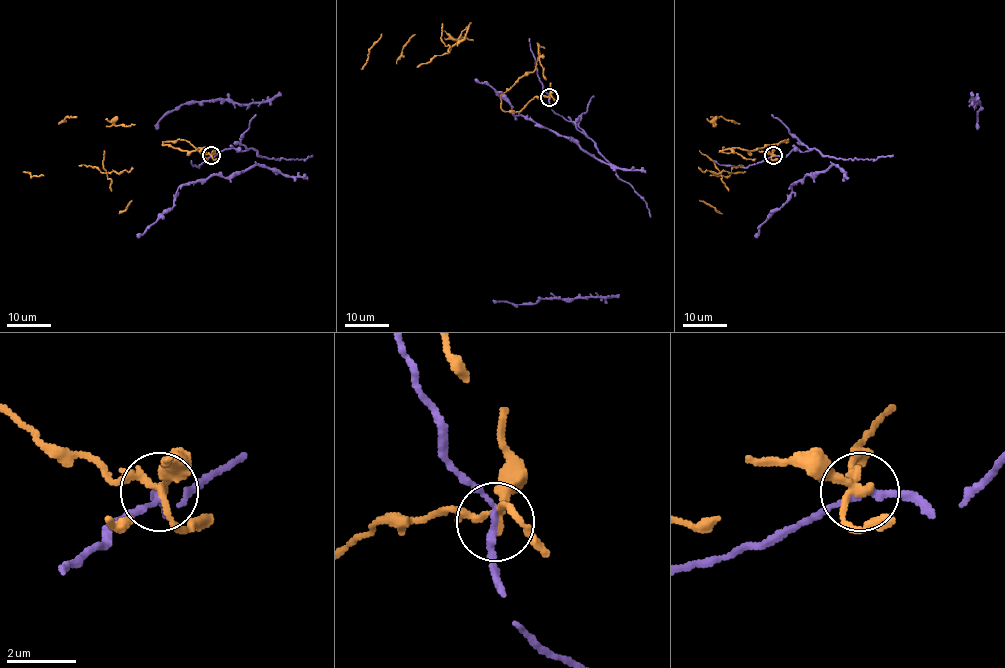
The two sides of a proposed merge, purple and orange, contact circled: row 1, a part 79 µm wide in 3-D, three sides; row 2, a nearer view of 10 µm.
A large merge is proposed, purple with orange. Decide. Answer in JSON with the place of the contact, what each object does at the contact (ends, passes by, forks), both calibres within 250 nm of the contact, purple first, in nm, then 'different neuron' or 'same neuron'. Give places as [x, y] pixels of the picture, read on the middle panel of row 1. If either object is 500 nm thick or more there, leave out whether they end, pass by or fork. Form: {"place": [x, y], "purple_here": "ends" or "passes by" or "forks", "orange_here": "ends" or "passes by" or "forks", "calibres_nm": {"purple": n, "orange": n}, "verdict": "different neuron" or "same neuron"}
{"place": [549, 97], "purple_here": "passes by", "orange_here": "forks", "calibres_nm": {"purple": 190, "orange": 190}, "verdict": "different neuron"}

